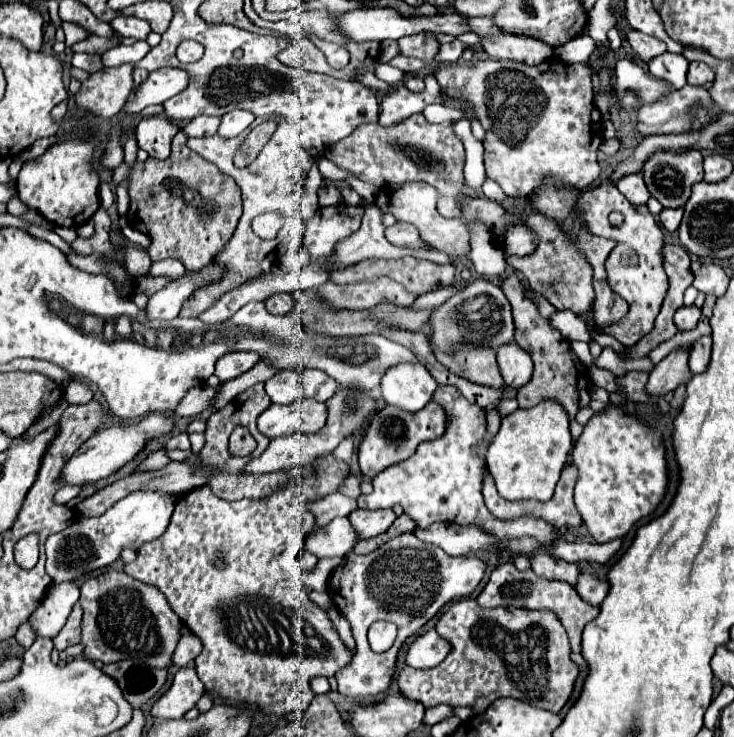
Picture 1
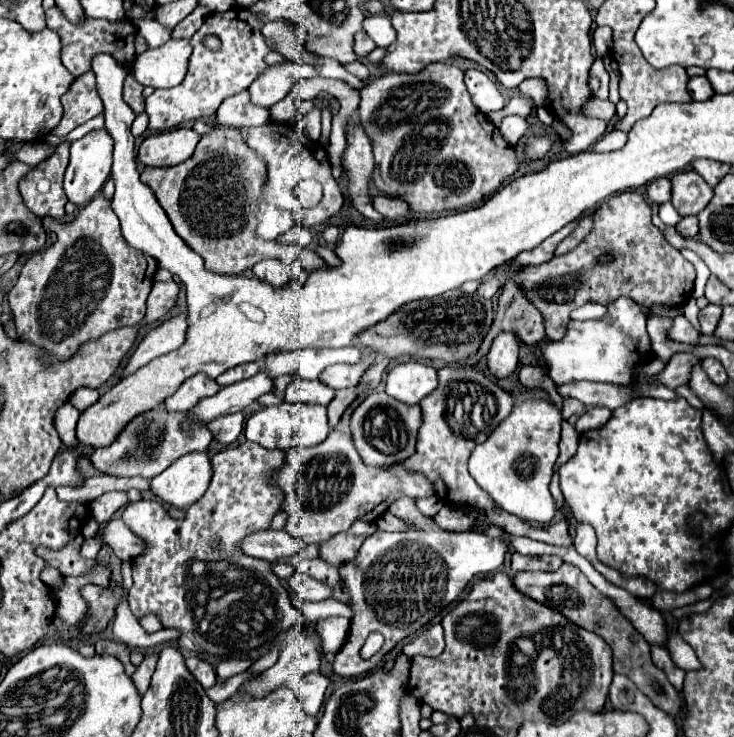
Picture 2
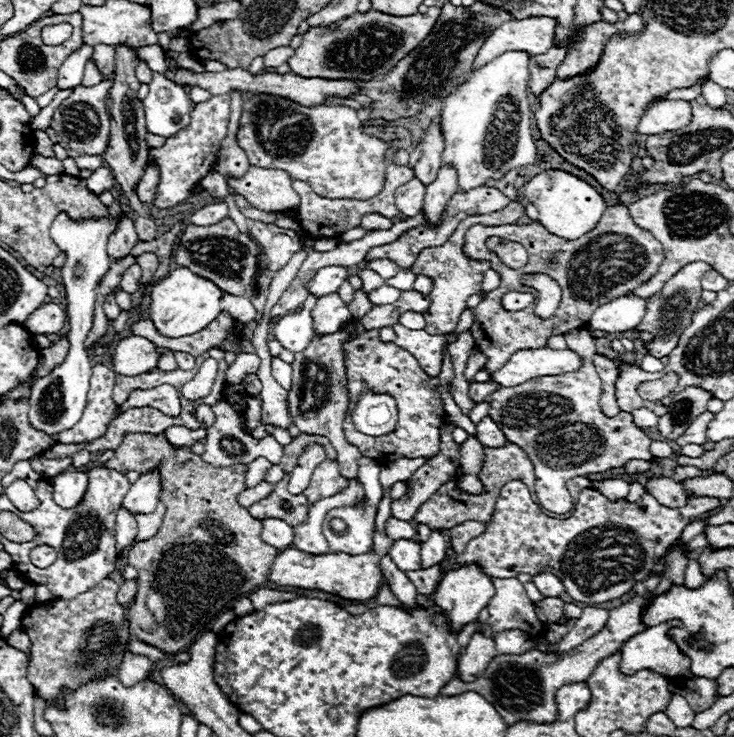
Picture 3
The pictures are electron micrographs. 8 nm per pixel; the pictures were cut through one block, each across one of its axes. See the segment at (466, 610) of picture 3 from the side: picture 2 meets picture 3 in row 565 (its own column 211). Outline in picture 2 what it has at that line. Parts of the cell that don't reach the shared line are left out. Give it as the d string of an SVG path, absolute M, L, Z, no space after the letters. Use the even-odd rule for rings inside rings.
M192 452L178 458L160 476L152 478L150 490L166 506L188 510L204 496L210 476L210 456L206 452Z

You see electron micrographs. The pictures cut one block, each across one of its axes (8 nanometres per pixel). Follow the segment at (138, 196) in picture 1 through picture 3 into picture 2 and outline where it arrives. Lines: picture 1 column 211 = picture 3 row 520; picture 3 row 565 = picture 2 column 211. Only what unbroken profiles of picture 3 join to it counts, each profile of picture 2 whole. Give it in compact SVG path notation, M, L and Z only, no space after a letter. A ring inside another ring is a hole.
M214 126L204 134L194 154L178 166L146 166L140 174L166 210L174 230L182 240L204 258L206 270L216 274L246 274L264 258L276 258L284 266L294 264L302 248L296 244L282 246L274 240L256 238L256 218L260 214L260 196L266 184L266 166L248 148L240 130Z

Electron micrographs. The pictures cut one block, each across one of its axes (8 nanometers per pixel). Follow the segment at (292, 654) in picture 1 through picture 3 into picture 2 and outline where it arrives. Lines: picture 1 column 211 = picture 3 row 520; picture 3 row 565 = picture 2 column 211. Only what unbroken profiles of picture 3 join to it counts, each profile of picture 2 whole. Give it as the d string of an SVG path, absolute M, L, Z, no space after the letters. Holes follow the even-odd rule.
M244 442L240 446L222 450L212 456L212 480L206 494L186 510L184 520L176 520L154 500L138 500L126 506L122 512L122 520L136 532L140 540L148 544L148 548L132 560L132 578L134 584L130 588L128 604L136 618L146 614L156 614L164 628L180 630L180 638L176 646L180 650L194 650L210 656L244 656L250 650L256 650L264 644L272 644L278 640L282 632L288 632L296 624L302 624L304 618L300 610L292 604L290 592L282 588L278 576L272 572L272 562L258 560L252 556L244 556L240 552L240 540L244 536L270 528L272 518L282 512L284 496L278 494L276 482L272 476L284 466L284 452L268 452L260 448L260 444Z

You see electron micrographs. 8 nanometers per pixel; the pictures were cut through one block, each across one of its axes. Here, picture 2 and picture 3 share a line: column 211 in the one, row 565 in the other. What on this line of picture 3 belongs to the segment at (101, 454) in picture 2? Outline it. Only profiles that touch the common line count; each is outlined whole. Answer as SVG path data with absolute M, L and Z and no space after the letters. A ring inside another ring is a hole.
M434 564L430 568L420 568L416 572L408 572L408 578L412 580L412 584L416 584L418 594L432 594L436 592L440 578L442 578L442 566Z

